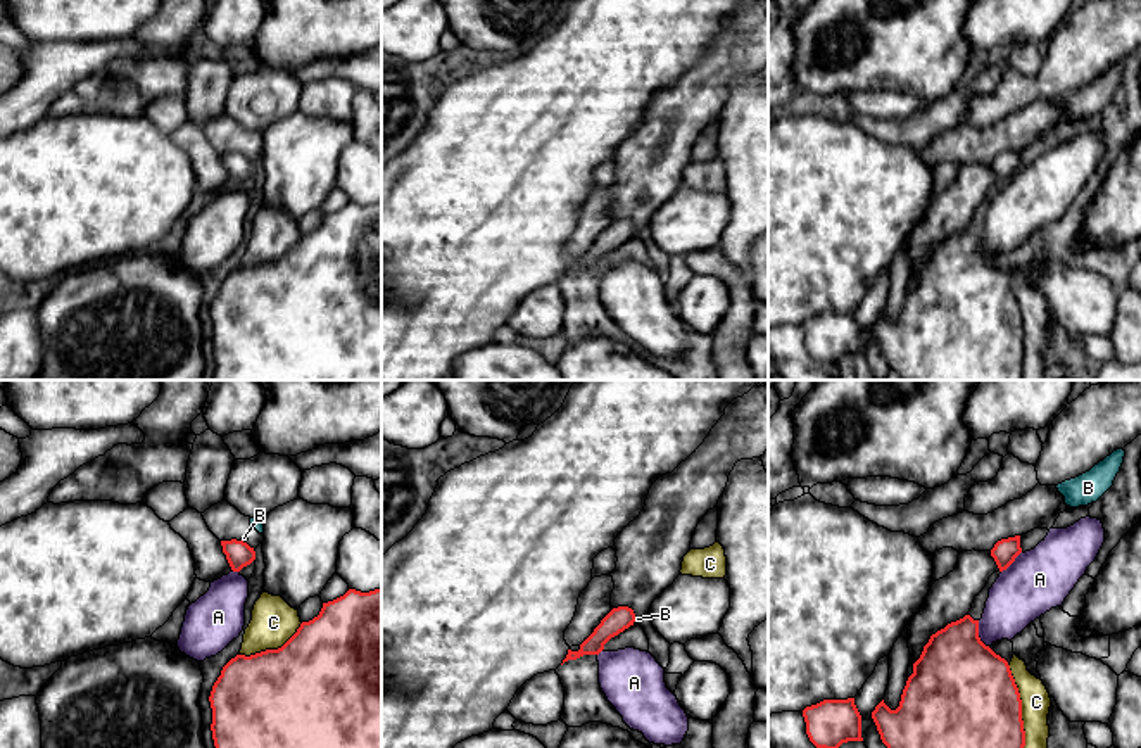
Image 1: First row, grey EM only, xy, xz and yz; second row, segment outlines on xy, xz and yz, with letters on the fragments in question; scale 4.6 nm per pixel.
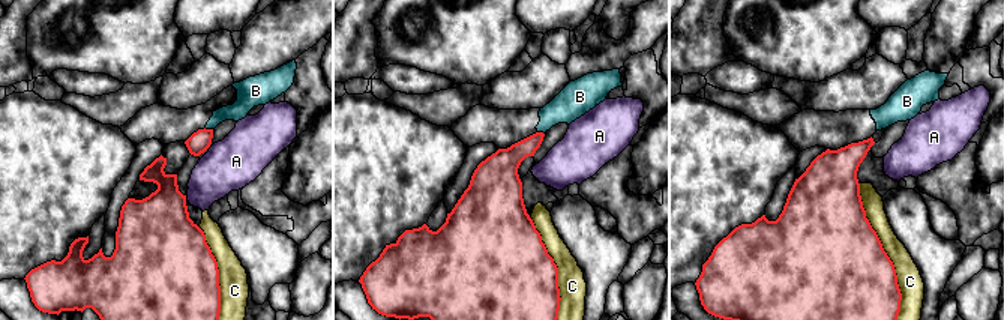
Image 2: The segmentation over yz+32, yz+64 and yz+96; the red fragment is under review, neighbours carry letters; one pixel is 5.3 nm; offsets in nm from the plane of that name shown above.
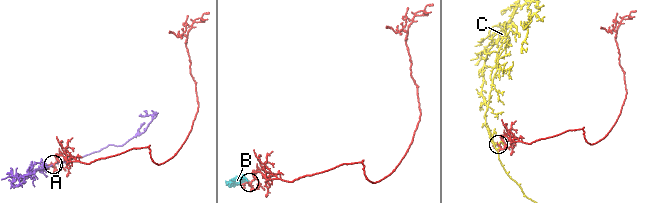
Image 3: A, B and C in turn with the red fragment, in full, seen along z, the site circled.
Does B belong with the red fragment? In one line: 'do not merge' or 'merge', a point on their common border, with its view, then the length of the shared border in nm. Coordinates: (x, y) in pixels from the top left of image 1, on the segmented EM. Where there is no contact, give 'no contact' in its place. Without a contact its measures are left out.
do not merge; contact xy (242, 541); length 30 nm

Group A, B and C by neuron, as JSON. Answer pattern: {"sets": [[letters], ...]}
{"sets": [["A"], ["B"], ["C"]]}

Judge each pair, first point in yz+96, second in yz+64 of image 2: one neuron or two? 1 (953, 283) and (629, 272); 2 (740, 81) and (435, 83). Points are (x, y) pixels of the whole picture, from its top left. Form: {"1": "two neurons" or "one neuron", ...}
{"1": "one neuron", "2": "one neuron"}

